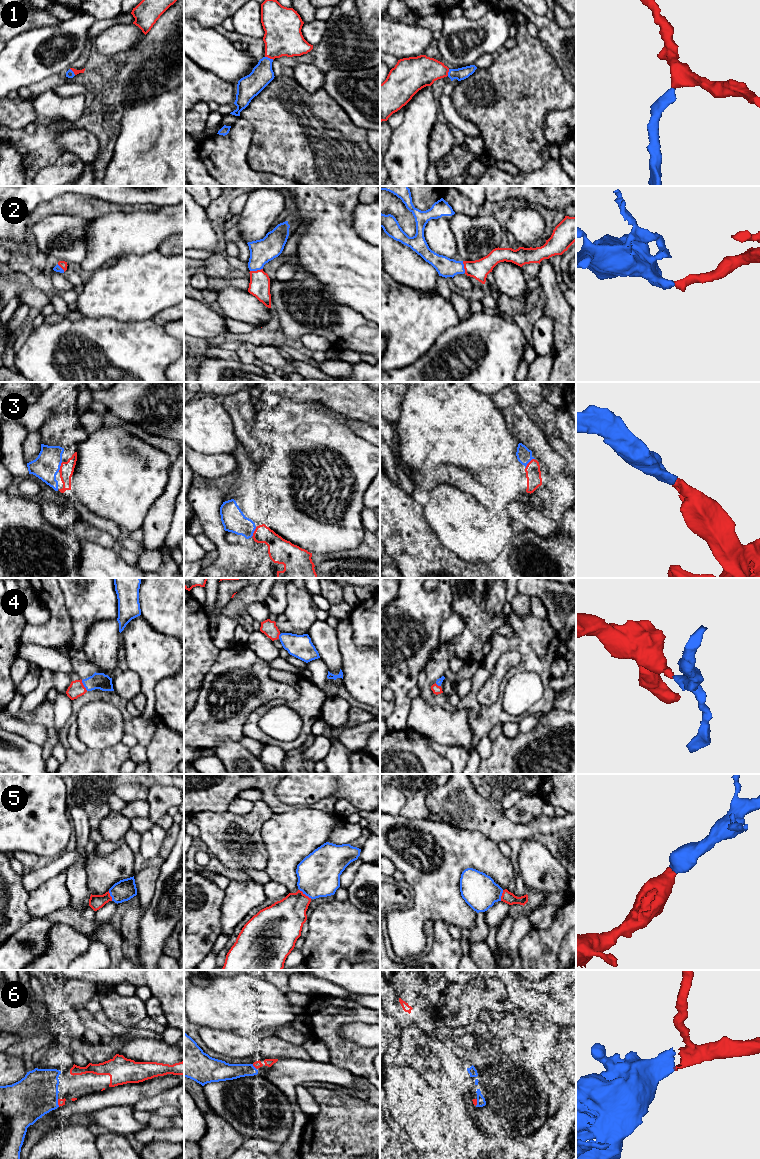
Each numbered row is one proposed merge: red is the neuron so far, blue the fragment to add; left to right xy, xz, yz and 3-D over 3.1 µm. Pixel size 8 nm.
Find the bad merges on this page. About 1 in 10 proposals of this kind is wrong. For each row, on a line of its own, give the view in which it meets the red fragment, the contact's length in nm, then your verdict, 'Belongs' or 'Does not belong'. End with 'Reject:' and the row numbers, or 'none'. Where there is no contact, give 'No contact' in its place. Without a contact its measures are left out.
1: Touches red in xz. Shared border 80 nm. Belongs
2: Touches red in xz. Shared border 110 nm. Belongs
3: Touches red in yz. Shared border 120 nm. Belongs
4: Touches red in xy. Shared border 100 nm. Belongs
5: Touches red in xz. Shared border 130 nm. Belongs
6: Touches red in xy. Shared border 70 nm. Belongs
Reject: none

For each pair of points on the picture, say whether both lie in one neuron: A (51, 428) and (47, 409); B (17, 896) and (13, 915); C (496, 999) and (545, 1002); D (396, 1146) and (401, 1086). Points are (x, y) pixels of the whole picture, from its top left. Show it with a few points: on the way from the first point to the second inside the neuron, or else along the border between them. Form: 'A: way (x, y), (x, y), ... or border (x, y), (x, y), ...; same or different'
A: border (61, 407), (48, 417), (40, 429); different
B: way (13, 901), (13, 910); same
C: border (499, 980), (504, 987), (508, 1000); different
D: border (390, 1114), (400, 1129); different

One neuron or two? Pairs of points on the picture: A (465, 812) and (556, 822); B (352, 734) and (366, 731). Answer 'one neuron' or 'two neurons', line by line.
A: one neuron
B: one neuron

